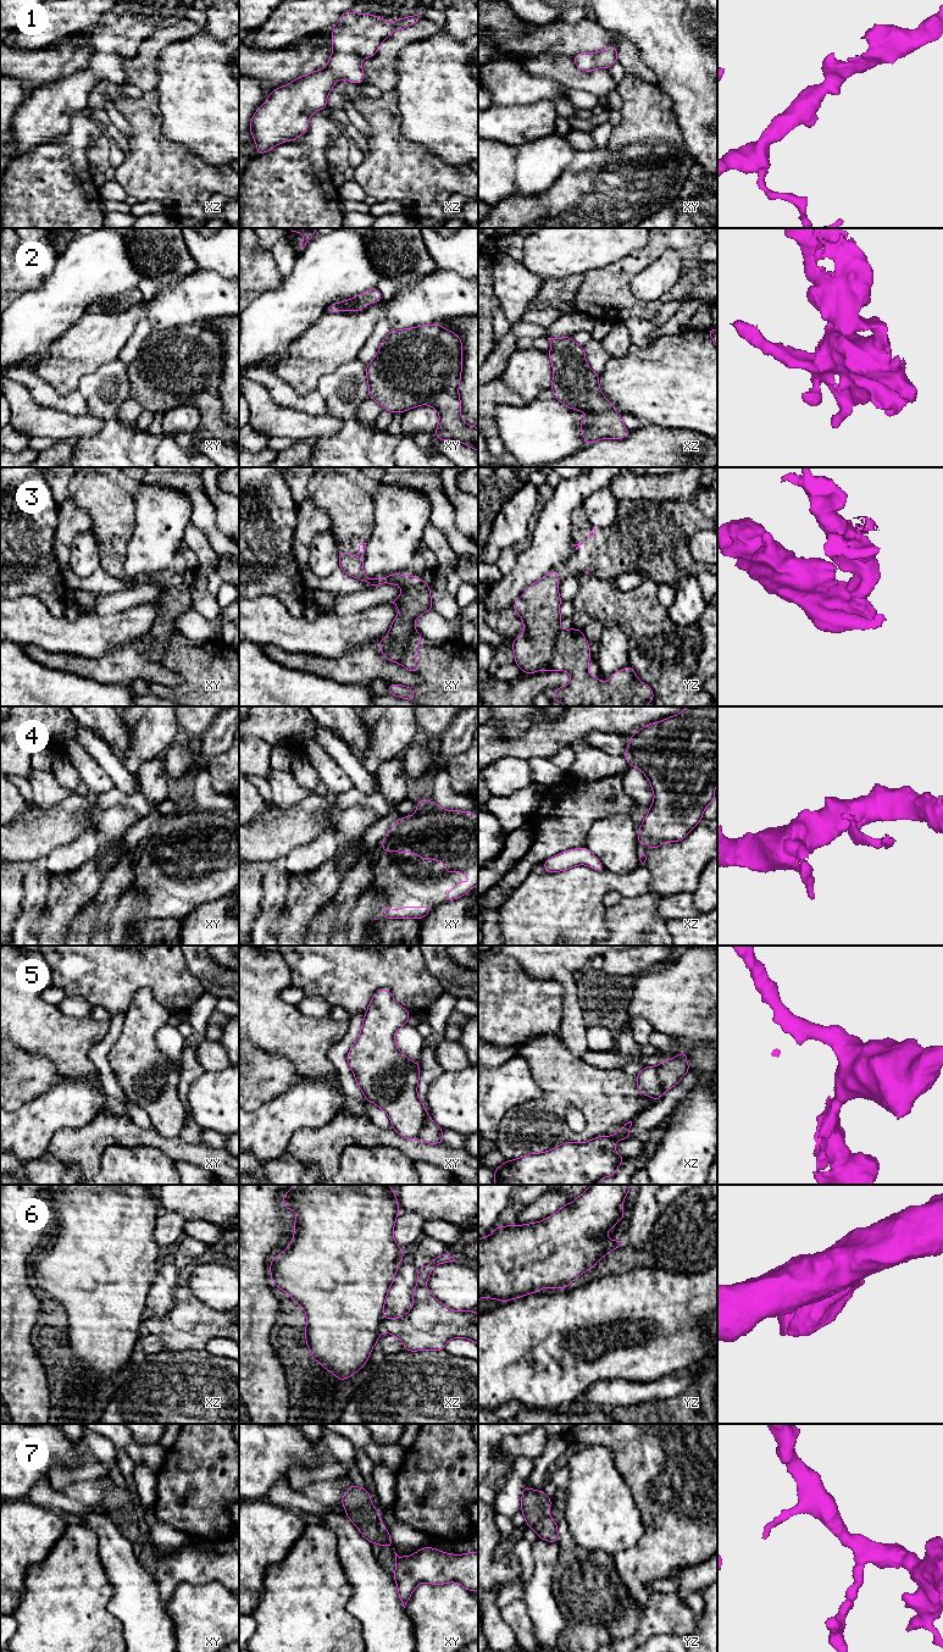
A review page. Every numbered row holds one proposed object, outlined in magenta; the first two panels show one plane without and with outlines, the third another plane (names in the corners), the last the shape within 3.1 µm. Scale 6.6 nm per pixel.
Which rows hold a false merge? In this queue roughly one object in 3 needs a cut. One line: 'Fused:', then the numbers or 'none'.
Fused: 3, 5, 6

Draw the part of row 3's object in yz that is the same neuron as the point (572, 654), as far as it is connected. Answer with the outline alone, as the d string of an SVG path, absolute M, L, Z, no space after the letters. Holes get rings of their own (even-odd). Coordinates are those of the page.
M560 630L553 658L540 670L567 671L571 680L566 687L556 687L556 693L550 694L550 700L556 699L564 706L645 706L654 699L653 689L636 677L634 670L627 665L623 670L616 671L605 683L588 673L588 665L592 654L589 643L581 630Z

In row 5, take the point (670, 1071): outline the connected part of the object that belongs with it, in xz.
M687 1052L660 1063L658 1068L659 1081L664 1091L673 1088L681 1079L689 1071L689 1064L686 1060Z

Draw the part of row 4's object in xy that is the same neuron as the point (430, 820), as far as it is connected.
M418 800L416 805L414 815L393 825L382 849L440 860L445 874L465 874L471 885L460 881L445 894L448 902L457 899L478 885L478 817L473 813L444 810L433 800Z

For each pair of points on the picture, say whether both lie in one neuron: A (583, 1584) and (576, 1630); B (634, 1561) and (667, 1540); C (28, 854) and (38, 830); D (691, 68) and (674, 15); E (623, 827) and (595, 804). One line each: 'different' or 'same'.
A: same
B: same
C: same
D: same
E: different

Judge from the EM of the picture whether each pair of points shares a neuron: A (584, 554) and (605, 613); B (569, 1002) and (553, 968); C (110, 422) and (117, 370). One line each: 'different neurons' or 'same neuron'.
A: different neurons
B: same neuron
C: same neuron

